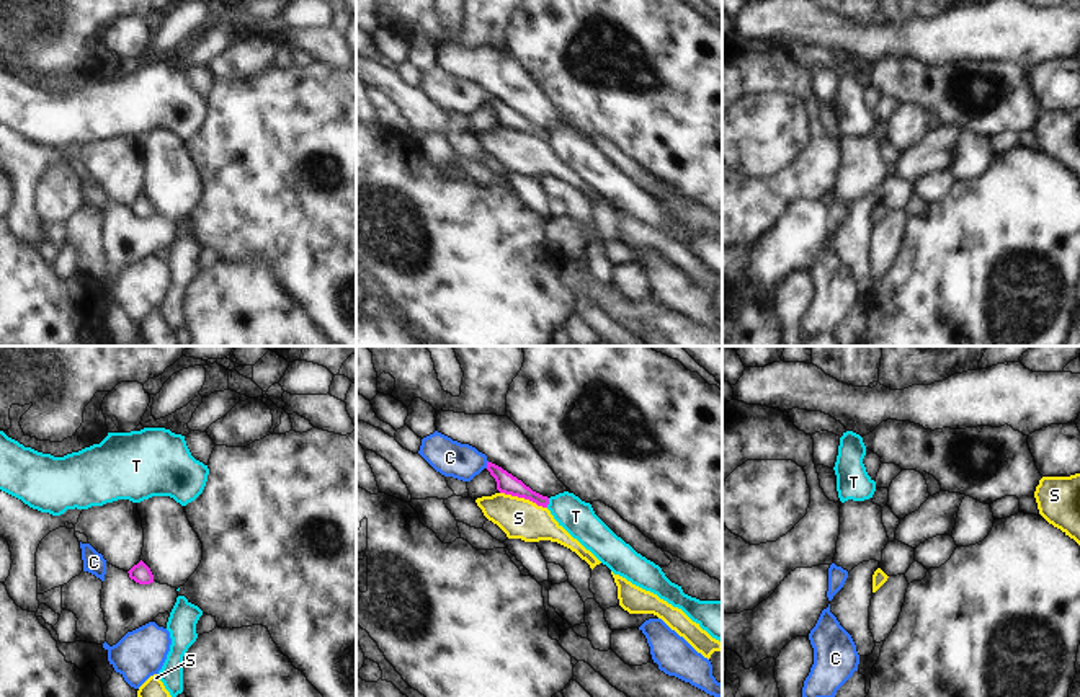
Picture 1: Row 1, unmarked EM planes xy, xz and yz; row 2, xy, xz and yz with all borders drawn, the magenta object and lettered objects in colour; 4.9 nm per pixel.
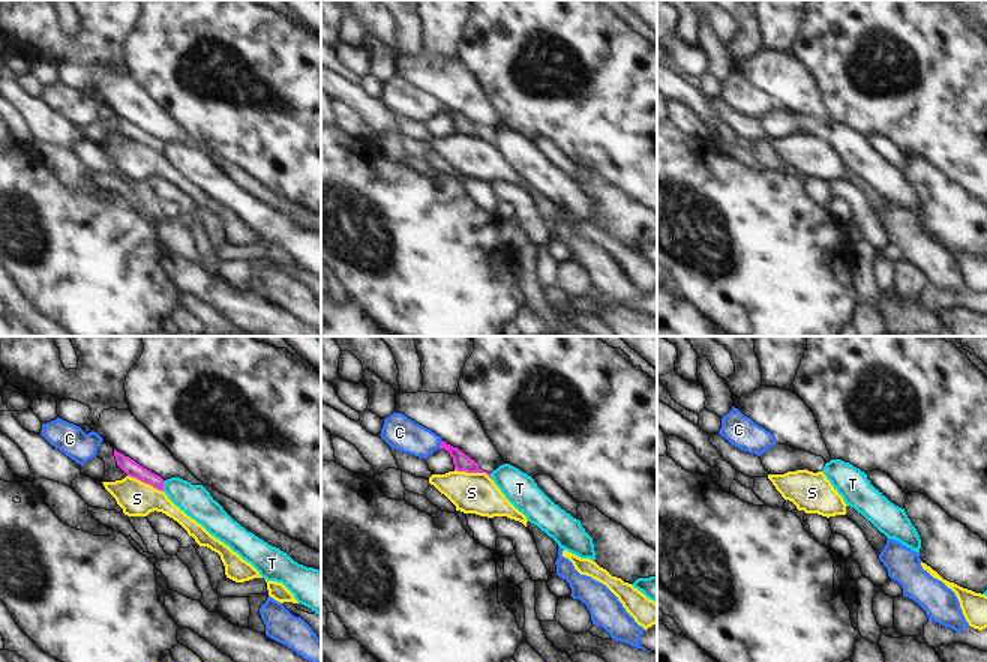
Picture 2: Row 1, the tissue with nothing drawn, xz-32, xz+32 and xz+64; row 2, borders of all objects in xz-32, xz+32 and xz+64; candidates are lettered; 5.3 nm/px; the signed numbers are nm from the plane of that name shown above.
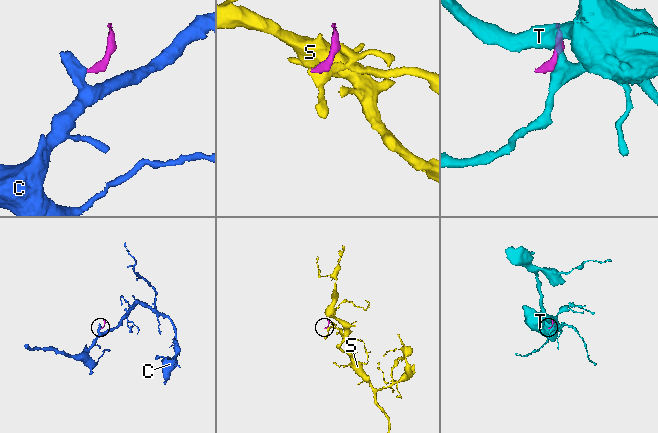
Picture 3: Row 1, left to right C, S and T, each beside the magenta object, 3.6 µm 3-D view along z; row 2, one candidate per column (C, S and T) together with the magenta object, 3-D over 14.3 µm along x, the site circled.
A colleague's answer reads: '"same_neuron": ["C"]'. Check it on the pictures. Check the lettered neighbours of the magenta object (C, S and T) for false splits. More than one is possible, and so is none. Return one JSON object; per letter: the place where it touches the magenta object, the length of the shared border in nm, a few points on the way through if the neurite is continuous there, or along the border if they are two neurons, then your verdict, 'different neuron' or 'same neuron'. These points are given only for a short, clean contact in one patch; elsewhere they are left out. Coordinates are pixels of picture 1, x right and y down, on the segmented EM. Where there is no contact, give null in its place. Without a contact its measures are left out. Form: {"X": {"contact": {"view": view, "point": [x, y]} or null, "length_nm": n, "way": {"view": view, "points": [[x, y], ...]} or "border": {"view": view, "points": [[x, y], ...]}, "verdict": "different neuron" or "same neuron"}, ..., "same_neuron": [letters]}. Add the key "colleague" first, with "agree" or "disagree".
{"colleague": "agree", "C": {"contact": {"view": "xz", "point": [487, 464]}, "length_nm": 40, "way": {"view": "xz", "points": [[507, 483], [487, 464], [463, 462], [450, 457]]}, "verdict": "same neuron"}, "S": {"contact": {"view": "xz", "point": [523, 497]}, "length_nm": 240, "border": {"view": "xz", "points": [[500, 492], [528, 498], [546, 508]]}, "verdict": "different neuron"}, "T": {"contact": {"view": "xz", "point": [548, 503]}, "length_nm": 50, "verdict": "different neuron"}, "same_neuron": ["C"]}

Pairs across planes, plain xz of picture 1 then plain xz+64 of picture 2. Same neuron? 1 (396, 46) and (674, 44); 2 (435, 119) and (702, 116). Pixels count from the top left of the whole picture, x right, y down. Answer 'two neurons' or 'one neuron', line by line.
1: one neuron
2: one neuron

